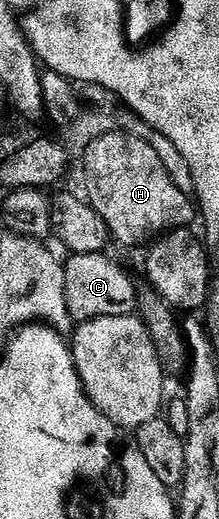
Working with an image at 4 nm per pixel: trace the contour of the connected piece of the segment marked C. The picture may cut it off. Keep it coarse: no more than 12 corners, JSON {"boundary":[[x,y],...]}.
{"boundary":[[104,253],[64,263],[77,324],[131,315],[138,287]]}

